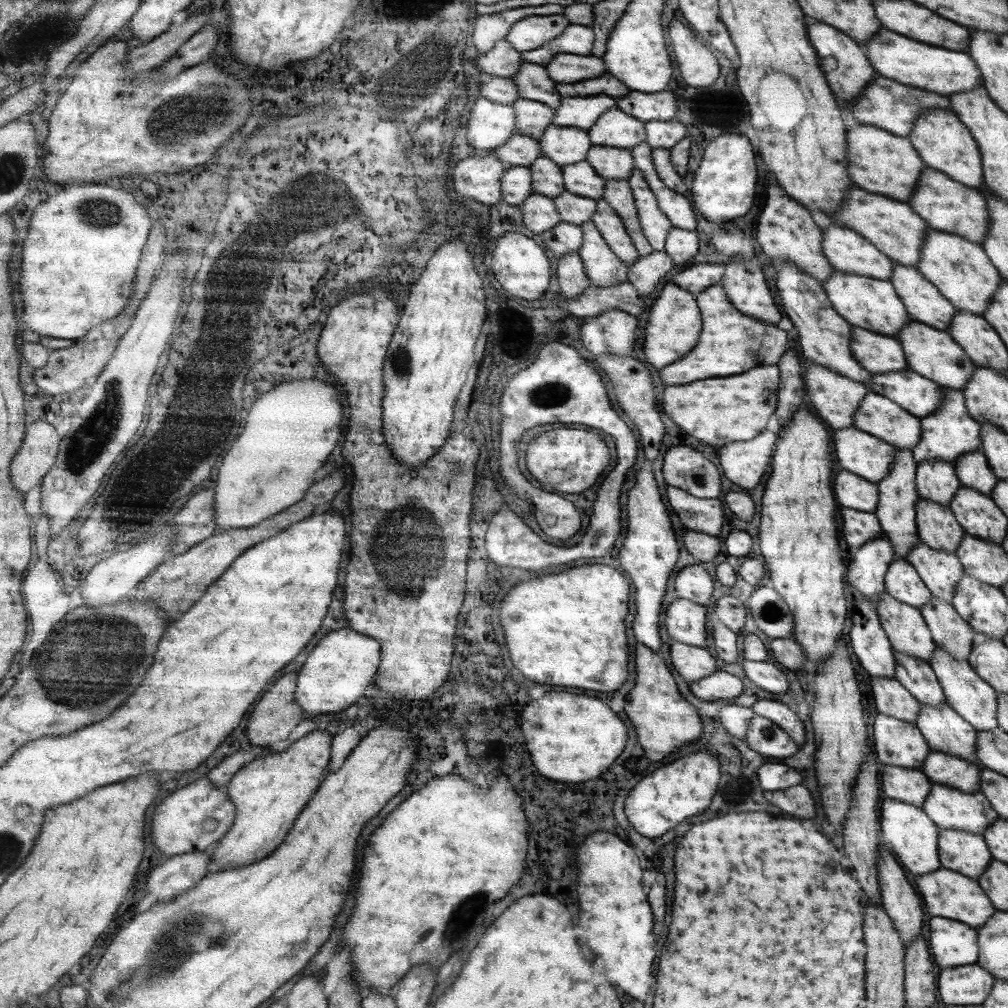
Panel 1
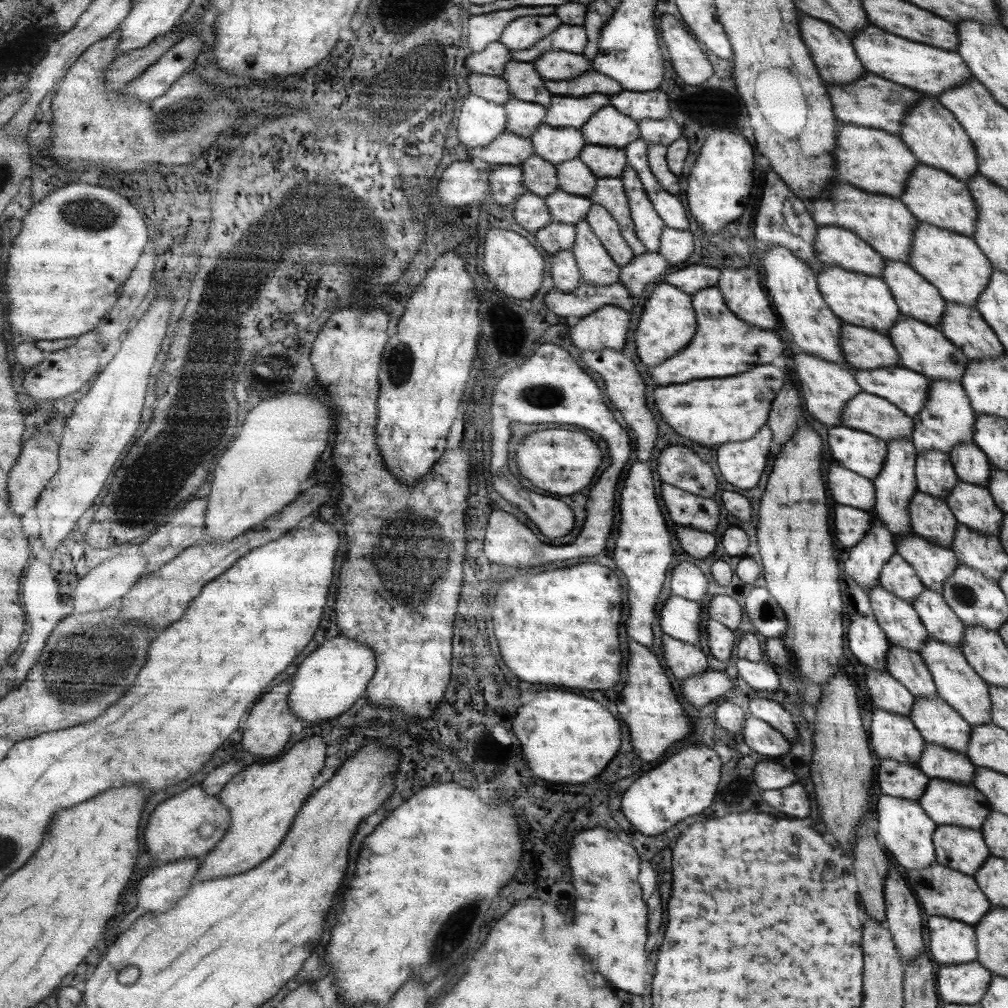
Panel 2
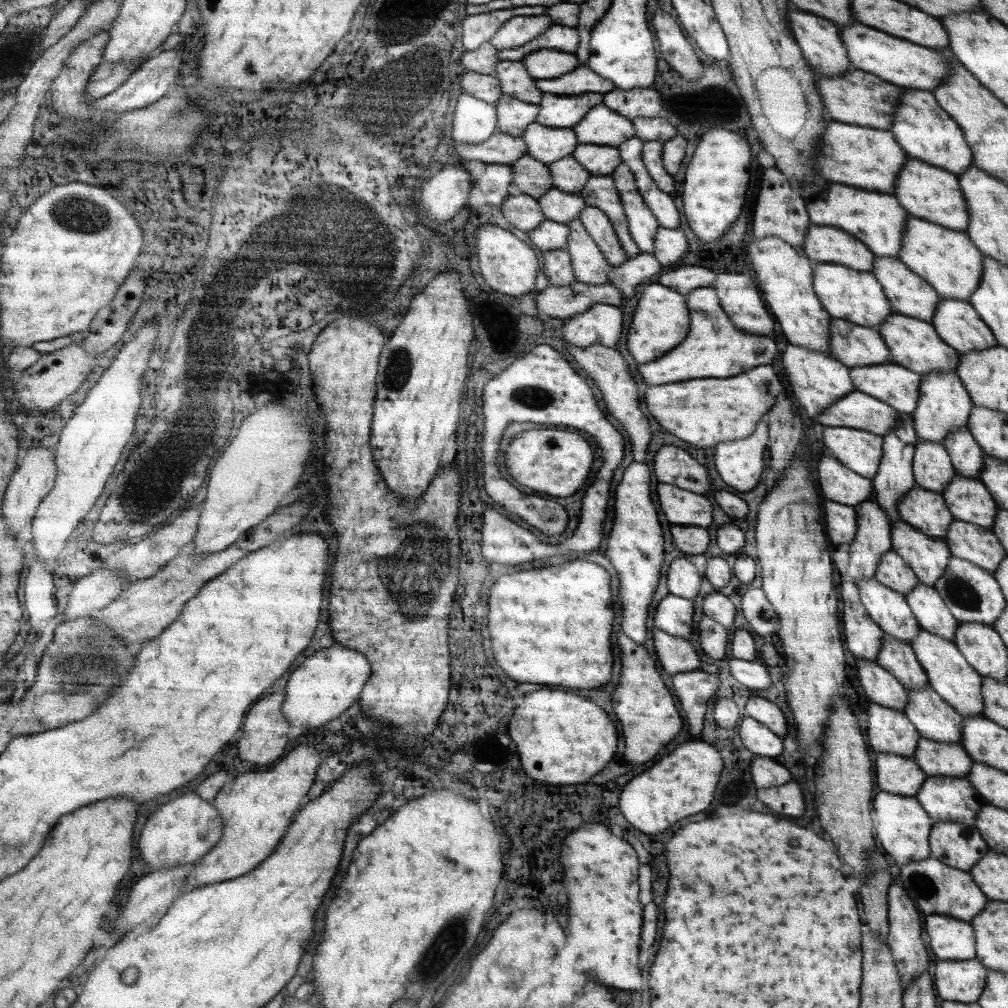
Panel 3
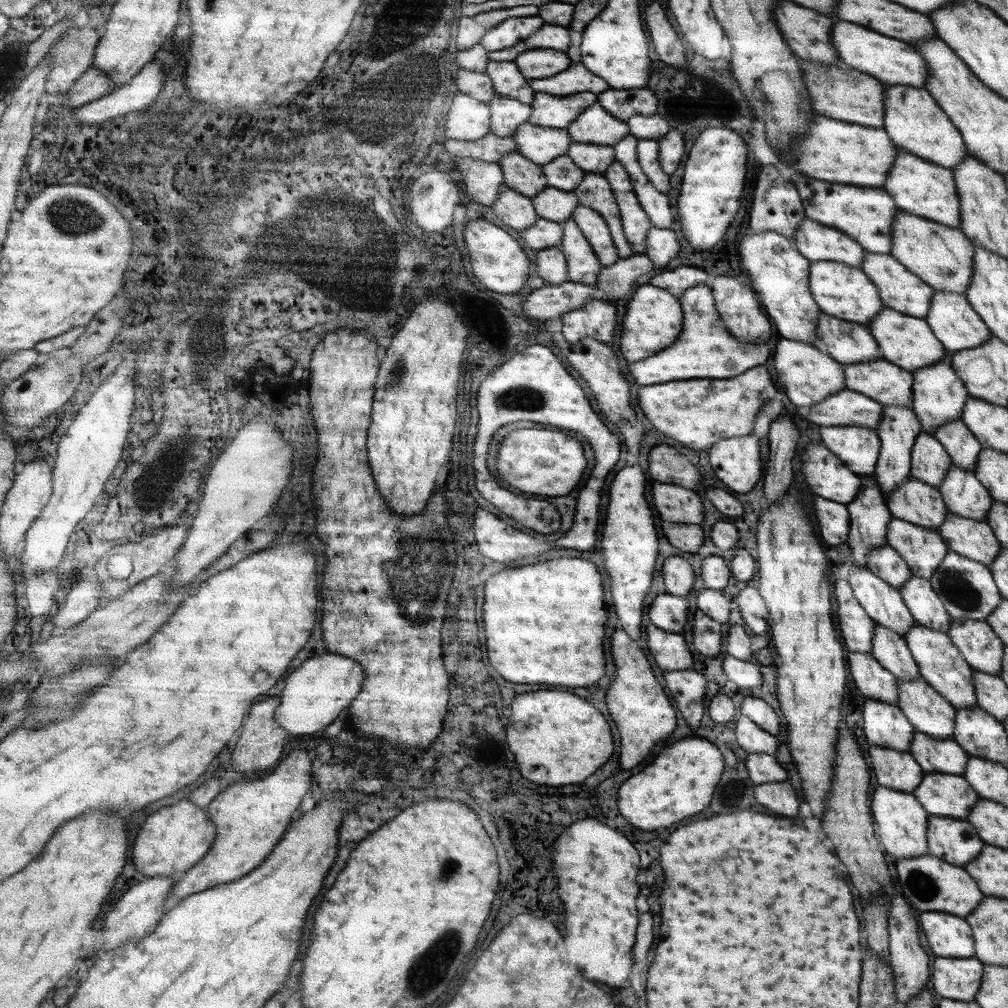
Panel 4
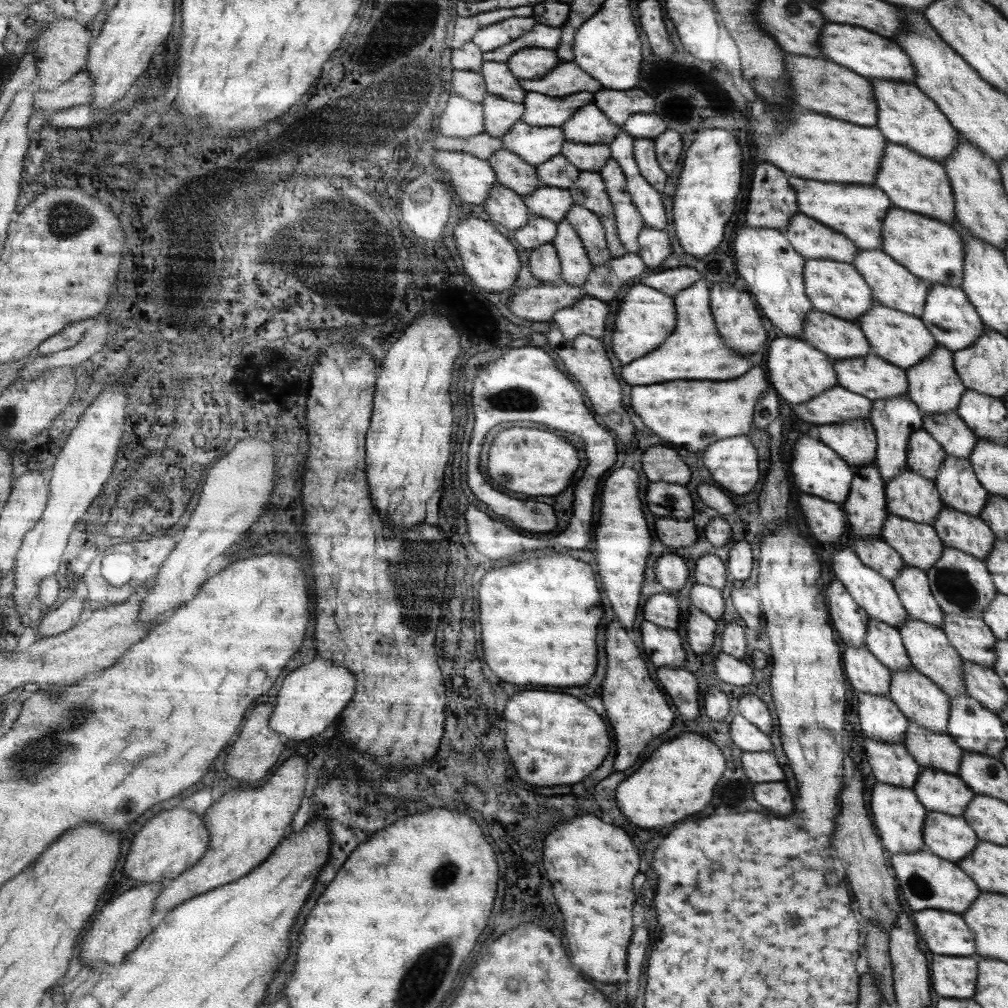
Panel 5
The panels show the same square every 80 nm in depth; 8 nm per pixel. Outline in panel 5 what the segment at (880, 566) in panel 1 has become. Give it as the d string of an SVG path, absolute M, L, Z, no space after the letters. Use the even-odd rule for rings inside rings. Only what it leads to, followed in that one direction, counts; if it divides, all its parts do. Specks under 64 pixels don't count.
M875 464L851 467L855 476L843 503L853 537L880 537L888 518L884 481Z

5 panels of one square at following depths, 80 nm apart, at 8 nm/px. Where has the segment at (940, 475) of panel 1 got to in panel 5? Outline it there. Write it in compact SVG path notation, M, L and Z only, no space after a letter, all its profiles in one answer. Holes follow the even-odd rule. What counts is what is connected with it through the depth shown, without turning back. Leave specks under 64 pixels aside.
M922 429L908 438L907 468L934 481L947 454L940 443Z

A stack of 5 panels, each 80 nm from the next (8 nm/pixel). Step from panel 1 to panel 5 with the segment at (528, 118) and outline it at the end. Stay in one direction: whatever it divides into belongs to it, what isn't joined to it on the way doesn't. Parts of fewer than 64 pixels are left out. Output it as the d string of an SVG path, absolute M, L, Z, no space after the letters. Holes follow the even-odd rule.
M487 92L480 105L484 108L484 132L493 138L507 134L515 123L521 121L525 112L523 103L503 100Z

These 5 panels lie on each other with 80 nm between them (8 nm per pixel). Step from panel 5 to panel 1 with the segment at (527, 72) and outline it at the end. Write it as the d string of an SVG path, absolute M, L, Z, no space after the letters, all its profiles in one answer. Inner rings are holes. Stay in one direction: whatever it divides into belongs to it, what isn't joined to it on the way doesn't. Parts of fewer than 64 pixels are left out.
M556 54L549 64L543 66L556 83L571 84L595 78L605 74L601 58L595 56L573 56L573 54Z

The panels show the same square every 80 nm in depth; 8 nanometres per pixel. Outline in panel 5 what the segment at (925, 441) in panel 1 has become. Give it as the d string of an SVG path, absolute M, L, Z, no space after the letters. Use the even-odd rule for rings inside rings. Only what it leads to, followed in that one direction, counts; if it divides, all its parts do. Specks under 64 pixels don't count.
M937 345L927 359L923 359L920 363L914 364L907 370L909 399L920 410L922 418L932 414L945 414L956 411L960 405L967 388L957 376L956 369L953 365L952 352L941 345Z

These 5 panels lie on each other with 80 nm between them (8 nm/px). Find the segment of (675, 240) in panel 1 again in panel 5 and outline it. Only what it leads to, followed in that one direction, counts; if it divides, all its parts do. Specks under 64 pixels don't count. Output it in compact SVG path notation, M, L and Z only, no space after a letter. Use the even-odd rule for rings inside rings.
M644 226L639 231L637 240L639 245L637 254L647 270L656 268L661 262L665 262L670 255L672 256L669 238L665 230L660 231Z

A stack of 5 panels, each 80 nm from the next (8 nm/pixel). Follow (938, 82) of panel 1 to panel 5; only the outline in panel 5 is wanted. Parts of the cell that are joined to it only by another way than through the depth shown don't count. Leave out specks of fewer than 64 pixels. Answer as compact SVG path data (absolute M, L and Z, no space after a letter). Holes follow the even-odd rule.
M824 24L820 32L821 57L827 61L833 60L841 67L851 69L866 79L891 80L893 82L913 83L916 80L916 70L904 50L893 40L882 37L878 33L867 32L863 28L847 24Z

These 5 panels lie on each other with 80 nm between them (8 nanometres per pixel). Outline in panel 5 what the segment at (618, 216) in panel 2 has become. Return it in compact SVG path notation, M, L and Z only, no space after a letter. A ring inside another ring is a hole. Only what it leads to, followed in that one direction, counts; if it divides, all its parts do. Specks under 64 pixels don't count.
M580 171L576 182L568 188L574 204L595 214L604 228L605 242L612 258L626 253L617 236L615 213L600 173Z

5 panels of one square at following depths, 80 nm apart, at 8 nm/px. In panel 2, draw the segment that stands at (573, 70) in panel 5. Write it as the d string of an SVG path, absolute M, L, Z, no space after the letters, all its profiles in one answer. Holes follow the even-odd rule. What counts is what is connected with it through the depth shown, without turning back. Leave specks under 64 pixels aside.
M589 70L583 76L577 76L573 80L563 80L563 82L544 80L544 82L549 82L545 86L550 93L559 96L587 96L587 94L593 94L593 92L613 96L623 89L615 80L611 80L603 74L597 74L593 70Z

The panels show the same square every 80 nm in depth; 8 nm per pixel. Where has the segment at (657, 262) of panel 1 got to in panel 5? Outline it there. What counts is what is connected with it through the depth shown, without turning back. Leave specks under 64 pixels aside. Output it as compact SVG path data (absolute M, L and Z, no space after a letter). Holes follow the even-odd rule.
M626 252L619 258L612 258L605 264L594 266L588 274L588 280L580 287L587 296L605 303L615 295L621 296L619 290L642 272L647 272L647 268L639 255Z

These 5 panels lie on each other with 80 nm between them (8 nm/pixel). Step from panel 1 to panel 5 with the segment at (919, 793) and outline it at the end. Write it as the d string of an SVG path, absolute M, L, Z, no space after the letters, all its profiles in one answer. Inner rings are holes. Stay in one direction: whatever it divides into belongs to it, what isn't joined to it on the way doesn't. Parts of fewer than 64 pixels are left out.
M865 738L864 754L875 782L911 789L920 776L920 765L903 744Z

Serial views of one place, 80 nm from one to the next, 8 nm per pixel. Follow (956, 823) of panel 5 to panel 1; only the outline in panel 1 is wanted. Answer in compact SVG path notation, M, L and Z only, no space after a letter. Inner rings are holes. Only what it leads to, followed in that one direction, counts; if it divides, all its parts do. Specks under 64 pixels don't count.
M946 828L939 830L939 859L941 867L952 872L965 872L965 876L973 876L973 880L977 880L987 871L992 855L981 834Z

